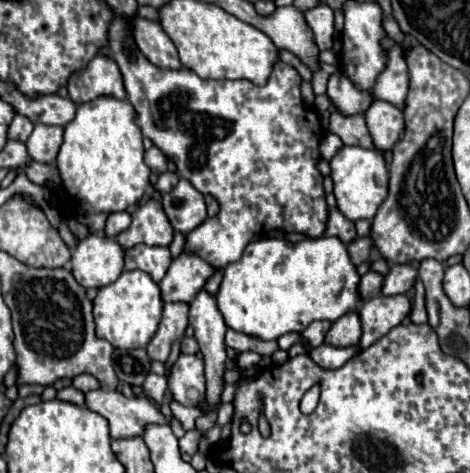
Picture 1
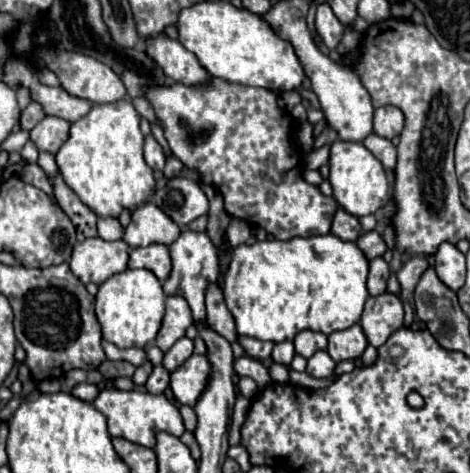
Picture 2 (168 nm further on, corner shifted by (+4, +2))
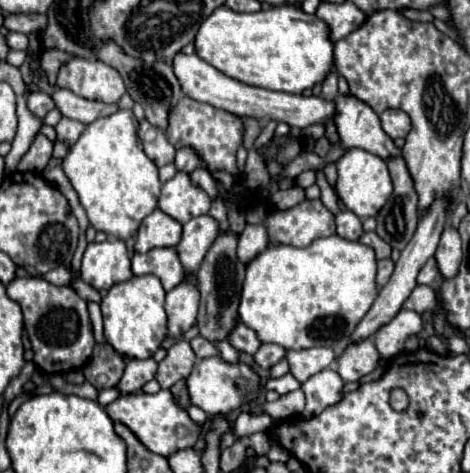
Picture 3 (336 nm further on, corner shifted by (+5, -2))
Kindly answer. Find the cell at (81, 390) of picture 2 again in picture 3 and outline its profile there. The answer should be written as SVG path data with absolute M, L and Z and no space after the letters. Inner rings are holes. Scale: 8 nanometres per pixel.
M113 387L113 389L101 389L99 391L99 399L97 399L97 403L101 403L101 405L109 405L109 403L113 403L115 399L119 399L121 397L121 391L117 389L117 387Z

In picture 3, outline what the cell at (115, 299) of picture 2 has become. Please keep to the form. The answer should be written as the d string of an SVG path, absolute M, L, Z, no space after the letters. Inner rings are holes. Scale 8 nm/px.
M155 275L133 277L117 283L101 301L101 313L105 323L105 339L121 353L133 359L149 359L161 347L167 337L167 315L163 309L165 289Z

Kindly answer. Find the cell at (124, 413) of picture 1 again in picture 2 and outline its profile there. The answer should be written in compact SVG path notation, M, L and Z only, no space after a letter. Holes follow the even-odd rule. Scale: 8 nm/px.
M100 389L98 397L92 401L92 405L102 411L108 419L108 433L110 437L120 437L144 447L154 447L154 435L158 431L166 431L174 437L180 437L186 431L182 425L182 417L178 413L178 407L172 405L164 395L152 395L146 391L122 391L122 389Z

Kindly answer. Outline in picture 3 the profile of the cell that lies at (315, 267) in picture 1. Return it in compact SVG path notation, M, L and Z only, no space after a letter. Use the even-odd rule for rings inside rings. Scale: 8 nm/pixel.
M339 235L319 237L307 247L291 245L267 247L255 261L247 265L239 315L243 323L257 331L263 343L277 343L285 349L331 347L339 355L343 347L349 343L353 329L369 311L379 293L375 275L377 275L375 251L359 241L347 241Z

